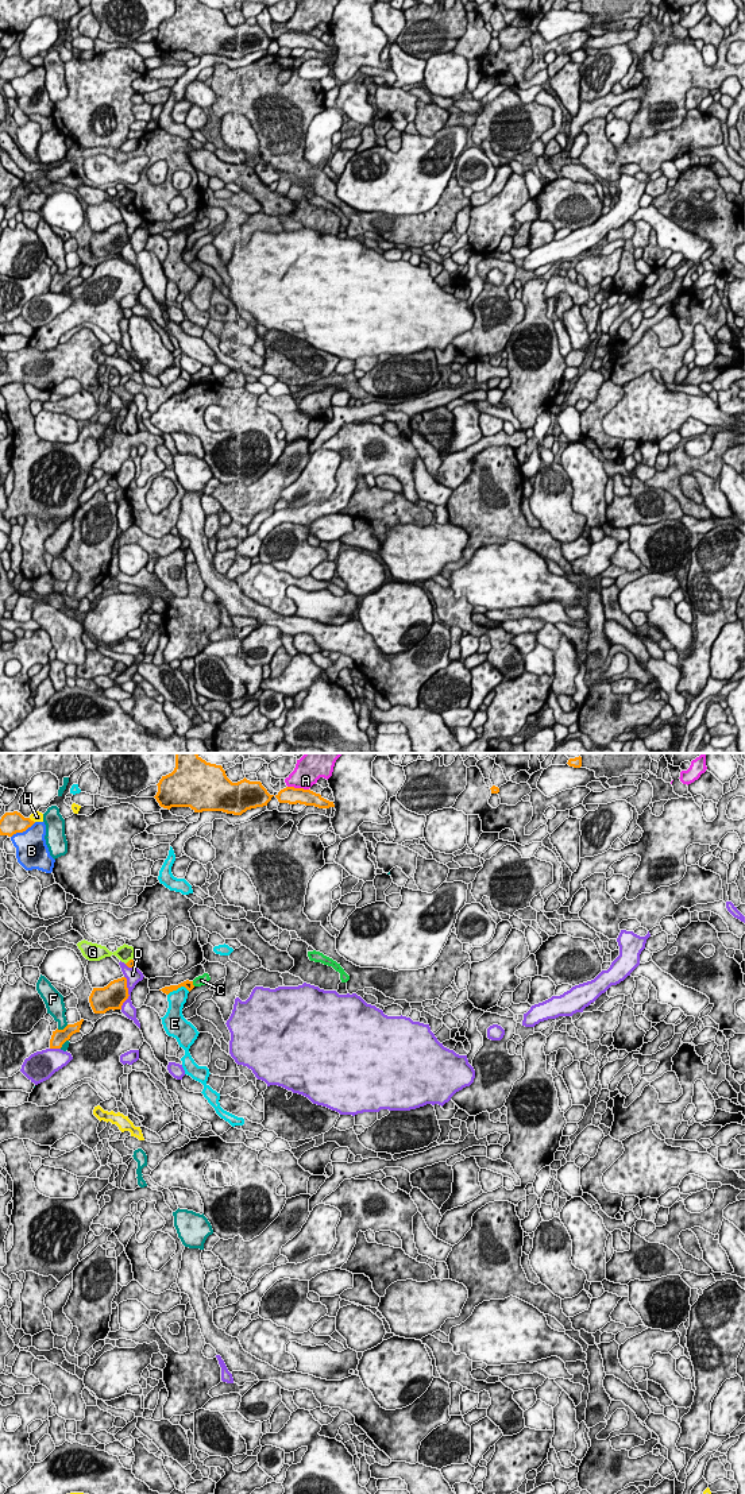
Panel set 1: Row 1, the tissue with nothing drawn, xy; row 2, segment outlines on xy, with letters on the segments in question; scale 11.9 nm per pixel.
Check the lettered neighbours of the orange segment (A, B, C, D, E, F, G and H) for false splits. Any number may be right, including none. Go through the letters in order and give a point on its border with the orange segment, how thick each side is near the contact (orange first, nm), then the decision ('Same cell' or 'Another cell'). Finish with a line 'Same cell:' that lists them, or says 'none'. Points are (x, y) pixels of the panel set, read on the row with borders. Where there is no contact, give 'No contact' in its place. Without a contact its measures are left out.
A: Touches orange at xy (298, 788). Thickness 200 nm (orange) against 320 nm. Another cell
B: Touches orange at xy (23, 830). Thickness 260 nm (orange) against 380 nm. Another cell
C: Touches orange at xy (192, 984). Thickness 100 nm (orange) against 130 nm. Another cell
D: Touches orange at xy (127, 992). Thickness 300 nm (orange) against 190 nm. Another cell
E: Touches orange at xy (178, 987). Thickness 100 nm (orange) against 200 nm. Another cell
F: Touches orange at xy (64, 1029). Thickness 180 nm (orange) against 200 nm. Another cell
G: Touches orange at xy (128, 961). Thickness 90 nm (orange) against 200 nm. Another cell
H: Touches orange at xy (30, 819). Thickness 260 nm (orange) against 130 nm. Another cell
Same cell: none

